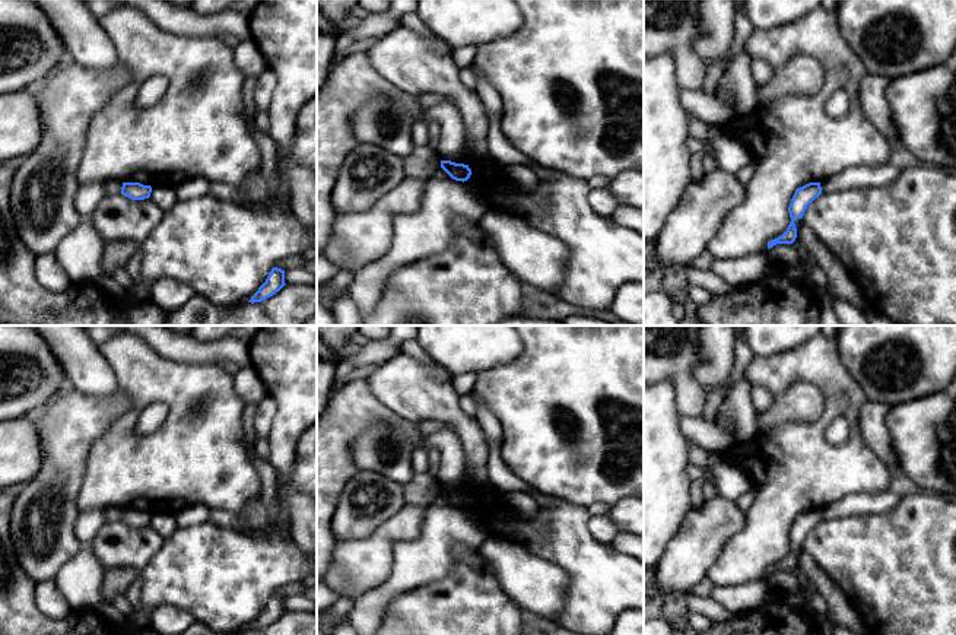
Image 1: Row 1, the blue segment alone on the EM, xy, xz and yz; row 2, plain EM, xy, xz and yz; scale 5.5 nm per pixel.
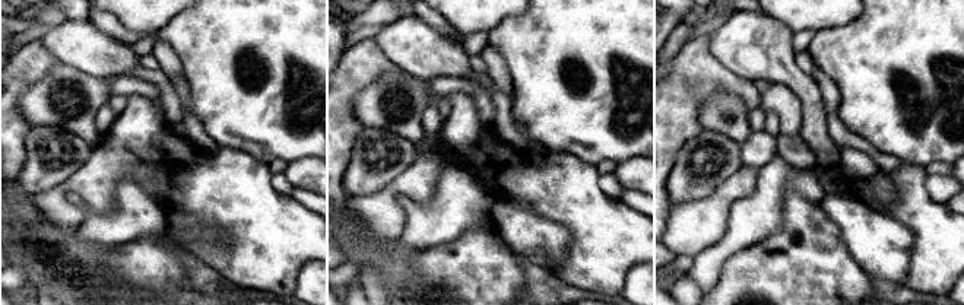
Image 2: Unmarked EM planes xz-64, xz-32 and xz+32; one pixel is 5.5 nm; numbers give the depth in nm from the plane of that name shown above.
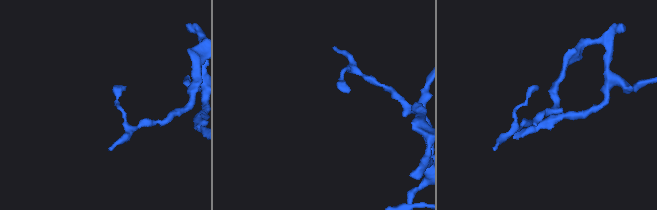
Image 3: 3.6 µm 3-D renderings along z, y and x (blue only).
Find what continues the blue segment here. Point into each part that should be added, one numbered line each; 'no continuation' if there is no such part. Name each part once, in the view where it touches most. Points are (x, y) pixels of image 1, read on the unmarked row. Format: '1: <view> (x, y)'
no continuation

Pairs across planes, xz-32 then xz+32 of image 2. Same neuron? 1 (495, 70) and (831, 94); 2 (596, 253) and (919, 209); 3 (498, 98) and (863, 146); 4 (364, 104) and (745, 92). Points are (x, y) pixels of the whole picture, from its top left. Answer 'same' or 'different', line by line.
1: same
2: same
3: same
4: different

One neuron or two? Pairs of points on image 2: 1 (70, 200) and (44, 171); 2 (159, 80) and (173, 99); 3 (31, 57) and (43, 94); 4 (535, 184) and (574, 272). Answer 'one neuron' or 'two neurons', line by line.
1: two neurons
2: one neuron
3: two neurons
4: one neuron

